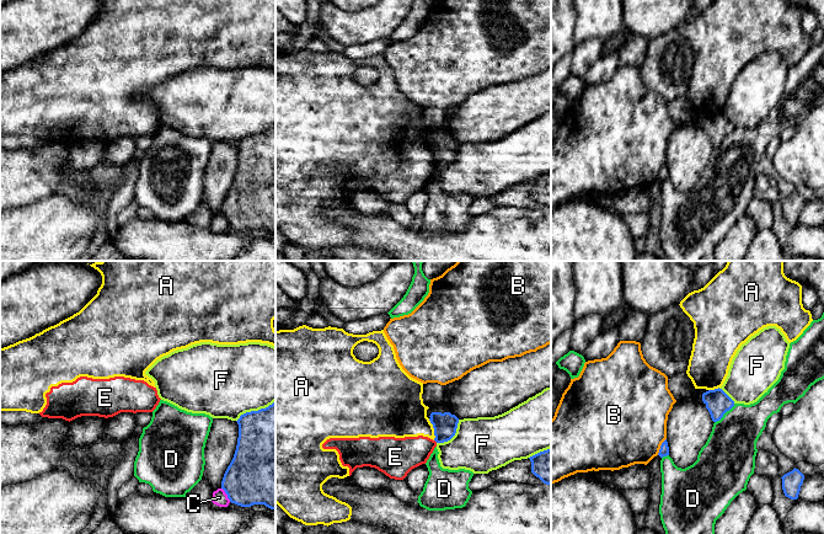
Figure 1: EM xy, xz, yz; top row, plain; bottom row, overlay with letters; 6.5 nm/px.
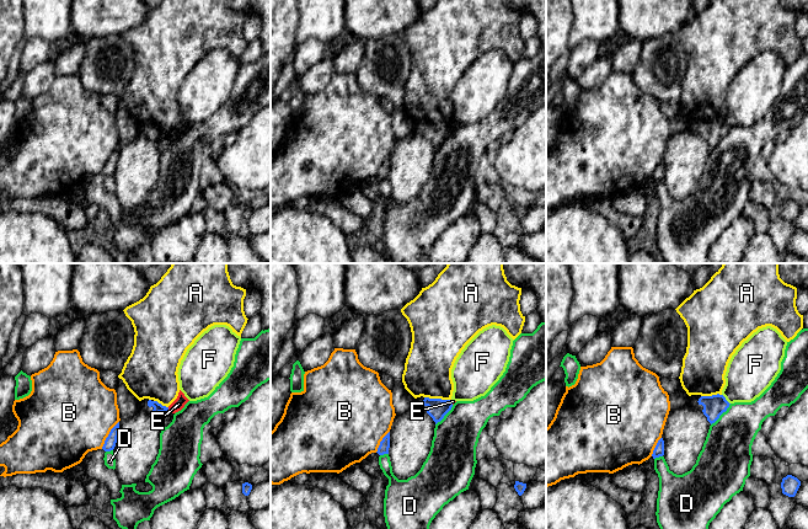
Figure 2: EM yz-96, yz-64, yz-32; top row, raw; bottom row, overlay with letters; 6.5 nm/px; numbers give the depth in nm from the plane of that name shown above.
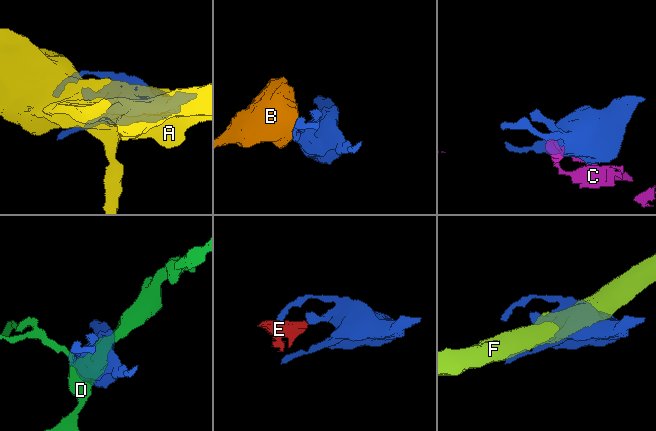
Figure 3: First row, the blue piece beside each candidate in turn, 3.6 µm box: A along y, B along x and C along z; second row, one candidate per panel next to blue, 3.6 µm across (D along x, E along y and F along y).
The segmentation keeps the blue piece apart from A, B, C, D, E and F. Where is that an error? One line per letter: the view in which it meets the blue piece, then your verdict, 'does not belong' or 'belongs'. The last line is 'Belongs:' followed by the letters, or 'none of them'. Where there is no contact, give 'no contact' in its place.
A: xz | does not belong
B: yz | does not belong
C: xy | does not belong
D: yz | does not belong
E: xz | does not belong
F: xy | does not belong
Belongs: none of them

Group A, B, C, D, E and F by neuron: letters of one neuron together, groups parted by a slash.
A E / B / C / D / F

